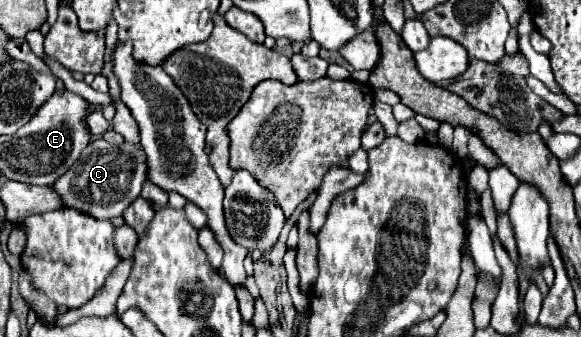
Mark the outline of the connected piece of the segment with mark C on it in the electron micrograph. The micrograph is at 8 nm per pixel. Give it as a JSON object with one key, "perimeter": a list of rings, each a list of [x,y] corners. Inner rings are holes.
{"perimeter":[[[104,138],[92,140],[74,162],[70,172],[64,172],[54,184],[54,192],[62,196],[64,208],[78,208],[98,220],[122,216],[124,208],[130,206],[142,190],[146,180],[146,154],[138,144],[124,142],[120,146],[108,144]]]}

